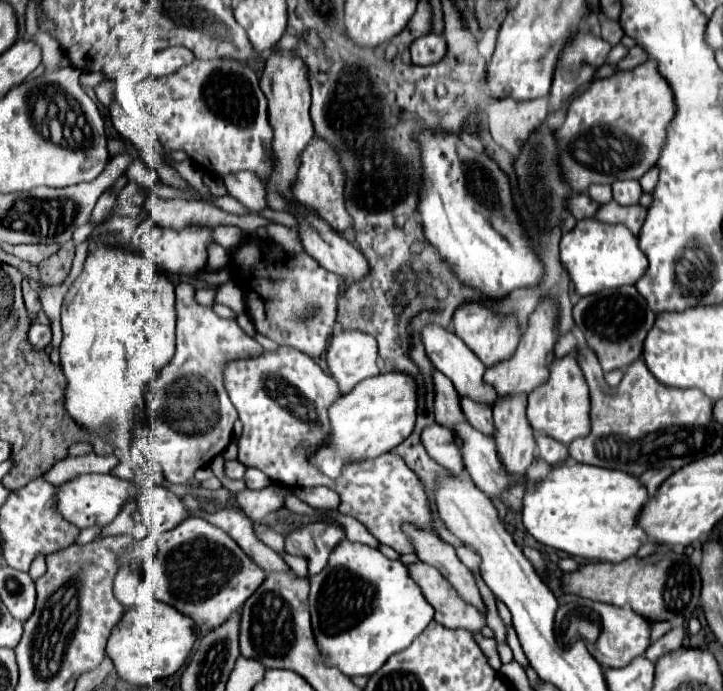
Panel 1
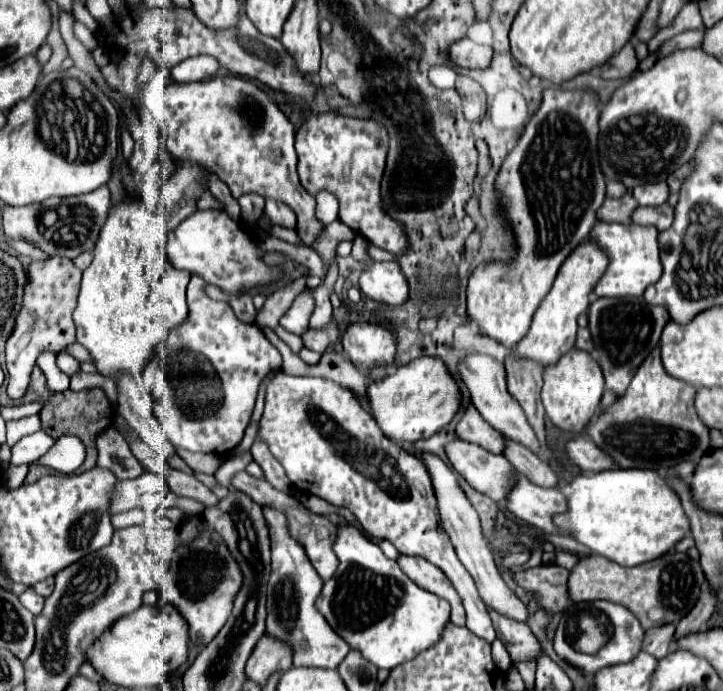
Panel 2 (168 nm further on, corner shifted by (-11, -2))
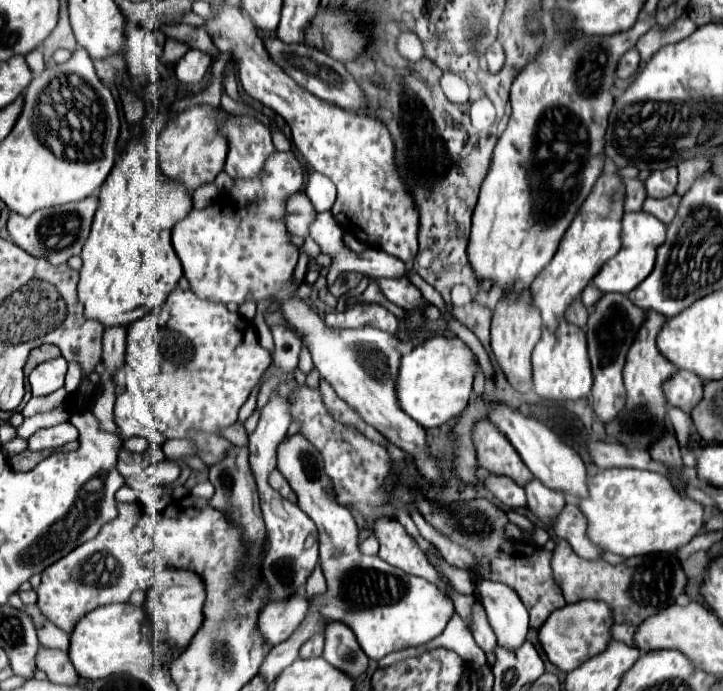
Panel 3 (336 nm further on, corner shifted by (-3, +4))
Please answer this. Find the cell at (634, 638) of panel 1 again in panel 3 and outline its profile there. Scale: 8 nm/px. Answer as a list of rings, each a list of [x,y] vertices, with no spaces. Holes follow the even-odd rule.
[[[580,601],[556,609],[556,613],[552,613],[548,621],[544,621],[544,625],[538,629],[538,641],[548,661],[560,671],[568,673],[574,671],[580,663],[600,653],[602,649],[606,649],[606,643],[610,641],[610,627],[612,627],[612,613],[608,607],[604,607],[602,601]]]

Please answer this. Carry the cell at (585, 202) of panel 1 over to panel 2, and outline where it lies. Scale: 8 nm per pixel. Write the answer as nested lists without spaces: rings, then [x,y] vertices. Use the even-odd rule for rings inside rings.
[[[626,193],[620,199],[606,197],[604,205],[598,209],[598,219],[600,221],[616,221],[616,223],[630,223],[630,213],[636,209],[636,201],[632,199],[630,193]]]

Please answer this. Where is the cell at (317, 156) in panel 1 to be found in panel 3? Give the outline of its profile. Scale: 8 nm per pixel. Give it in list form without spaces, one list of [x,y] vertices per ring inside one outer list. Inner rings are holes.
[[[222,1],[220,5],[212,5],[212,11],[216,17],[208,21],[208,35],[220,51],[232,51],[236,57],[238,75],[246,93],[286,119],[302,161],[336,185],[338,199],[332,207],[332,215],[340,227],[346,227],[342,231],[366,245],[380,247],[388,255],[410,265],[418,253],[416,235],[420,211],[398,175],[394,139],[386,125],[370,115],[330,105],[296,85],[296,81],[292,81],[284,69],[270,59],[250,17],[238,7]]]

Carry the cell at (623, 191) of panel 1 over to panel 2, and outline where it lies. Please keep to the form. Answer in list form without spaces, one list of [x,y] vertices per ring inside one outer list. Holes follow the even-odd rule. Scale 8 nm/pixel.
[[[646,183],[632,189],[634,199],[638,205],[662,205],[668,199],[668,185],[666,183]]]

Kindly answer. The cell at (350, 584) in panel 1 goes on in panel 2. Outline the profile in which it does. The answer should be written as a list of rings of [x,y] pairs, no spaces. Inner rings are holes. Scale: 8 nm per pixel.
[[[346,525],[338,527],[334,553],[340,559],[340,565],[334,577],[324,583],[320,603],[316,605],[318,611],[324,615],[324,619],[328,621],[328,625],[350,645],[350,649],[360,651],[360,655],[378,669],[394,669],[400,663],[414,659],[420,651],[432,647],[440,639],[442,629],[450,617],[448,601],[420,589],[406,573],[402,573],[396,561],[388,559],[382,553],[378,543],[364,537],[354,525]]]

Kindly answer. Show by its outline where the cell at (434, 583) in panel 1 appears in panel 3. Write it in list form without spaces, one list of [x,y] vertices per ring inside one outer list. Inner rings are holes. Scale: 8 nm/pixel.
[[[394,517],[376,519],[374,537],[380,543],[378,555],[386,563],[390,563],[398,569],[404,569],[410,575],[418,575],[428,581],[436,581],[436,585],[440,585],[440,589],[446,591],[436,569],[428,563],[428,559],[422,553],[422,549],[418,547],[418,543],[406,533],[406,529]]]

